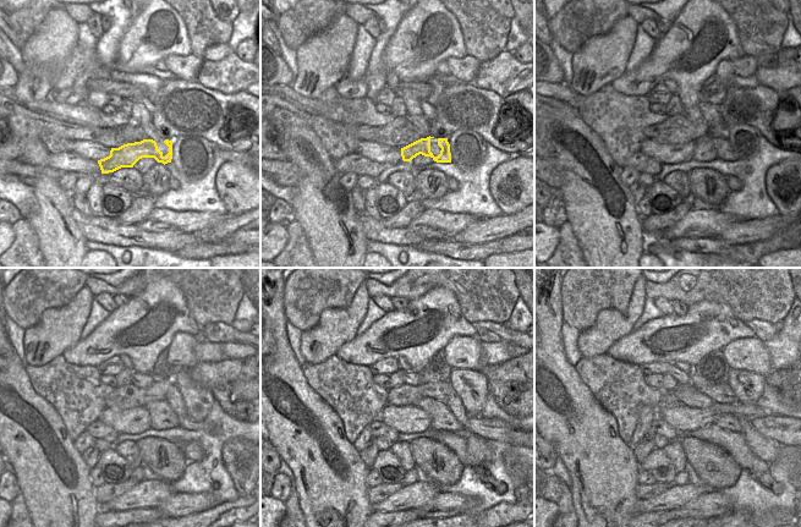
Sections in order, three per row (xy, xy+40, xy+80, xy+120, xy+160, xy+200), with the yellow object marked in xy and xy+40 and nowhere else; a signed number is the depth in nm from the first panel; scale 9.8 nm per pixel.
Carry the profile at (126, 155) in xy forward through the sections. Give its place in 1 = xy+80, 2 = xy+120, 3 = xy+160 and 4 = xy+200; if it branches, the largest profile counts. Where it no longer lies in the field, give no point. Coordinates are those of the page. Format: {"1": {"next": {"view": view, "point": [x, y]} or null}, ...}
{"1": {"next": {"view": "xy+80", "point": [708, 148]}}, "2": {"next": {"view": "xy+120", "point": [164, 420]}}, "3": {"next": {"view": "xy+160", "point": [443, 420]}}, "4": {"next": {"view": "xy+200", "point": [731, 423]}}}

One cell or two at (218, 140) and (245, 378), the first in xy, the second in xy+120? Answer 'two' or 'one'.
one

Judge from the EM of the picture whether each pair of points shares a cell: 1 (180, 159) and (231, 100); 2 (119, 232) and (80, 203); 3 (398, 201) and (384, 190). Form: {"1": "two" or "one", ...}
{"1": "two", "2": "two", "3": "one"}

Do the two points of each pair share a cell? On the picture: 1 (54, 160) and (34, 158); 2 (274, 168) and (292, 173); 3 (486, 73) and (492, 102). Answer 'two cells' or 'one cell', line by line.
1: two cells
2: one cell
3: two cells

